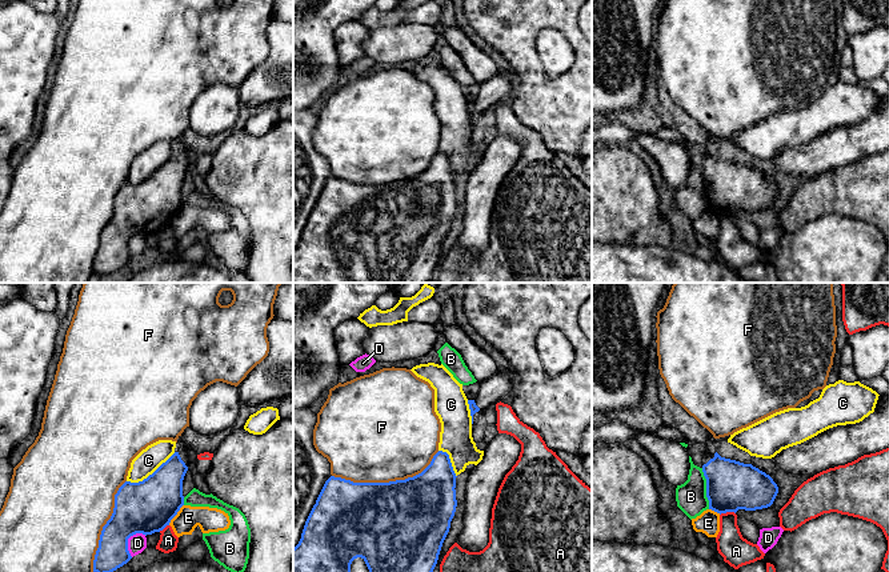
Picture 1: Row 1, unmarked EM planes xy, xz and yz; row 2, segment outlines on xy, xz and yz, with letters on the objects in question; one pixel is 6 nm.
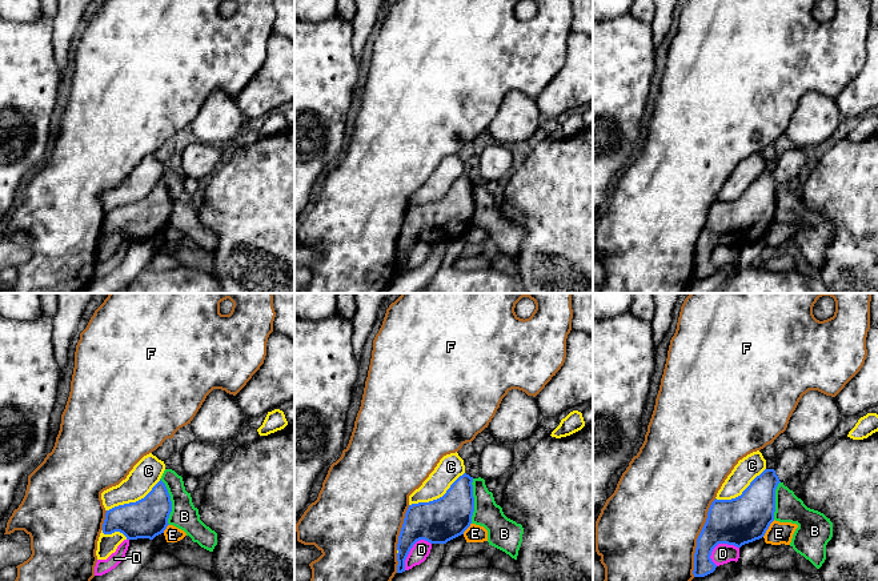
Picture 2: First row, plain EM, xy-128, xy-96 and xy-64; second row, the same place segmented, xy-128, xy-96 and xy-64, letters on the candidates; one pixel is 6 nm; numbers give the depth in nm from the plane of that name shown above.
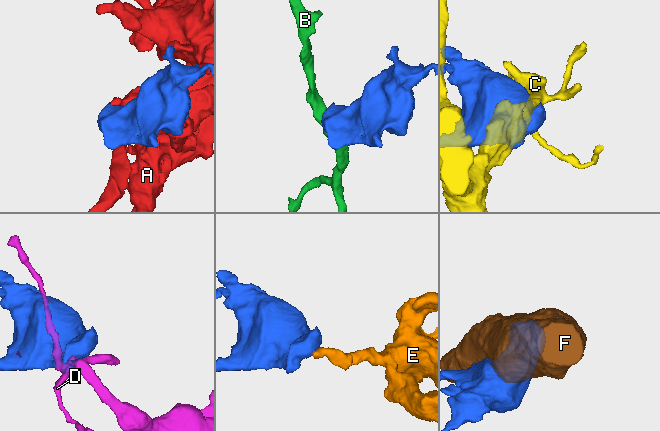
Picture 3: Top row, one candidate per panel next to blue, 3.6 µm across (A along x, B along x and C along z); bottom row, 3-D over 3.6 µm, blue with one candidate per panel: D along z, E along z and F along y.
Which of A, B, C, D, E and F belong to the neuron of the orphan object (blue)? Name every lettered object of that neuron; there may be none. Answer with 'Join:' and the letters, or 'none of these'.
Join: none of these

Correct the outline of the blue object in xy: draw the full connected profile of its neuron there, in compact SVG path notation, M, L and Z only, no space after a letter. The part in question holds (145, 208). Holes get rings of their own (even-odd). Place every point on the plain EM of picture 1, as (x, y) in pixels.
M181 148L152 176L139 184L125 183L115 196L111 220L103 228L99 249L93 261L93 273L111 275L127 265L132 257L128 240L136 235L152 236L163 232L184 207L183 181L188 172L188 151Z

